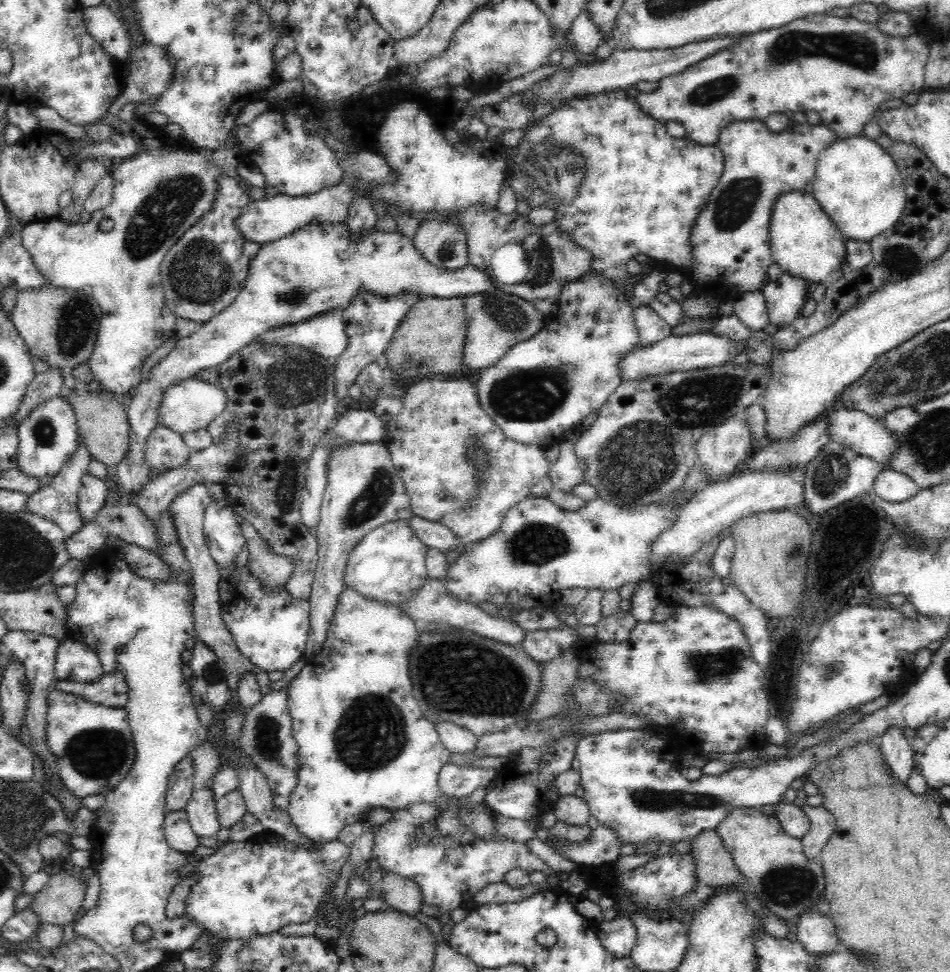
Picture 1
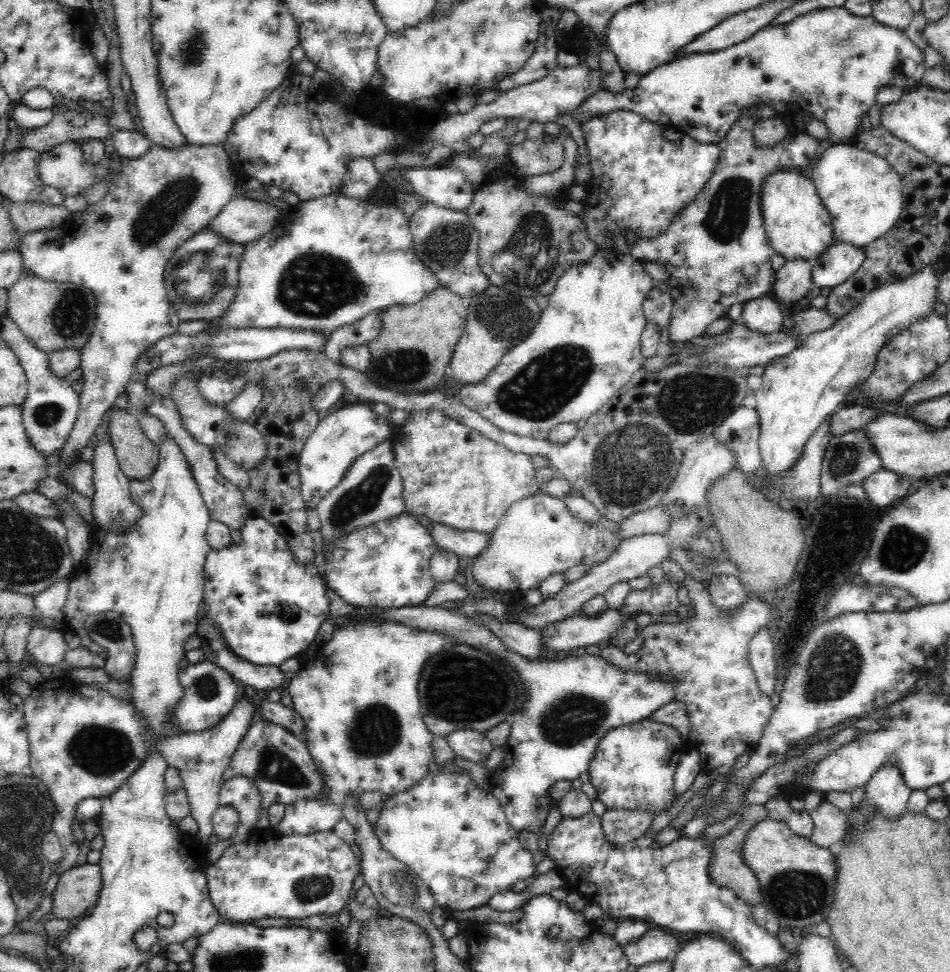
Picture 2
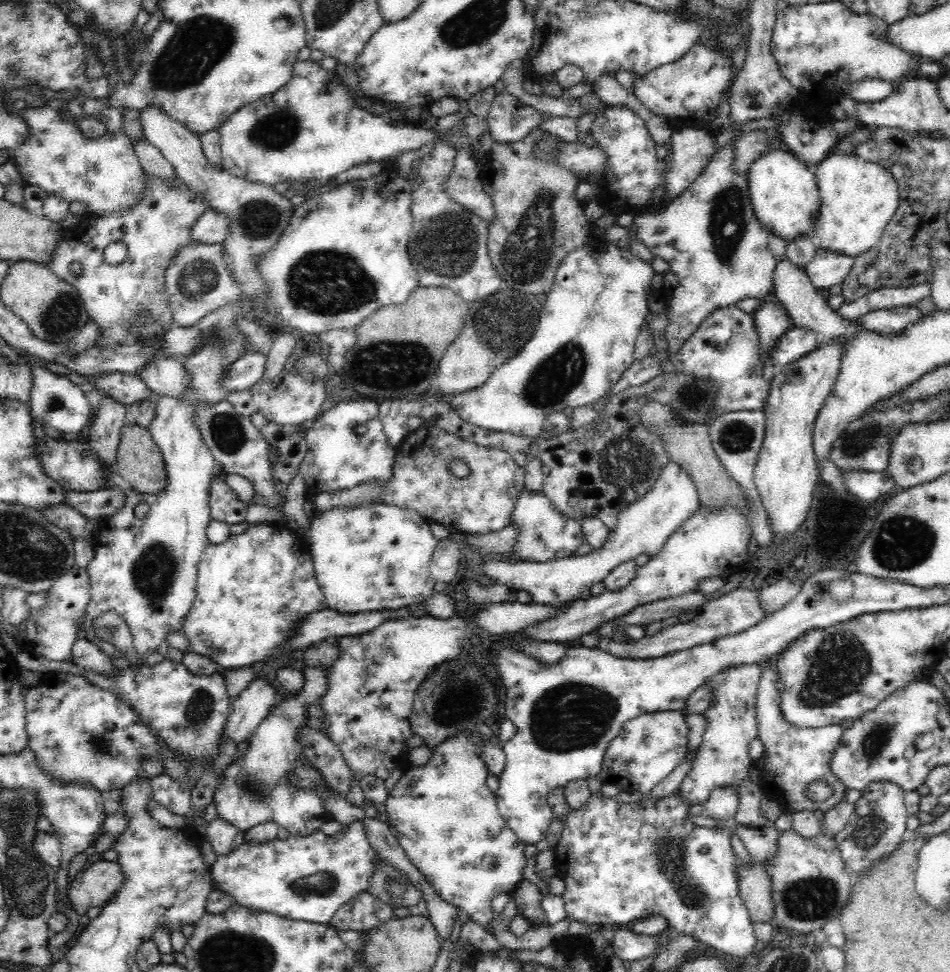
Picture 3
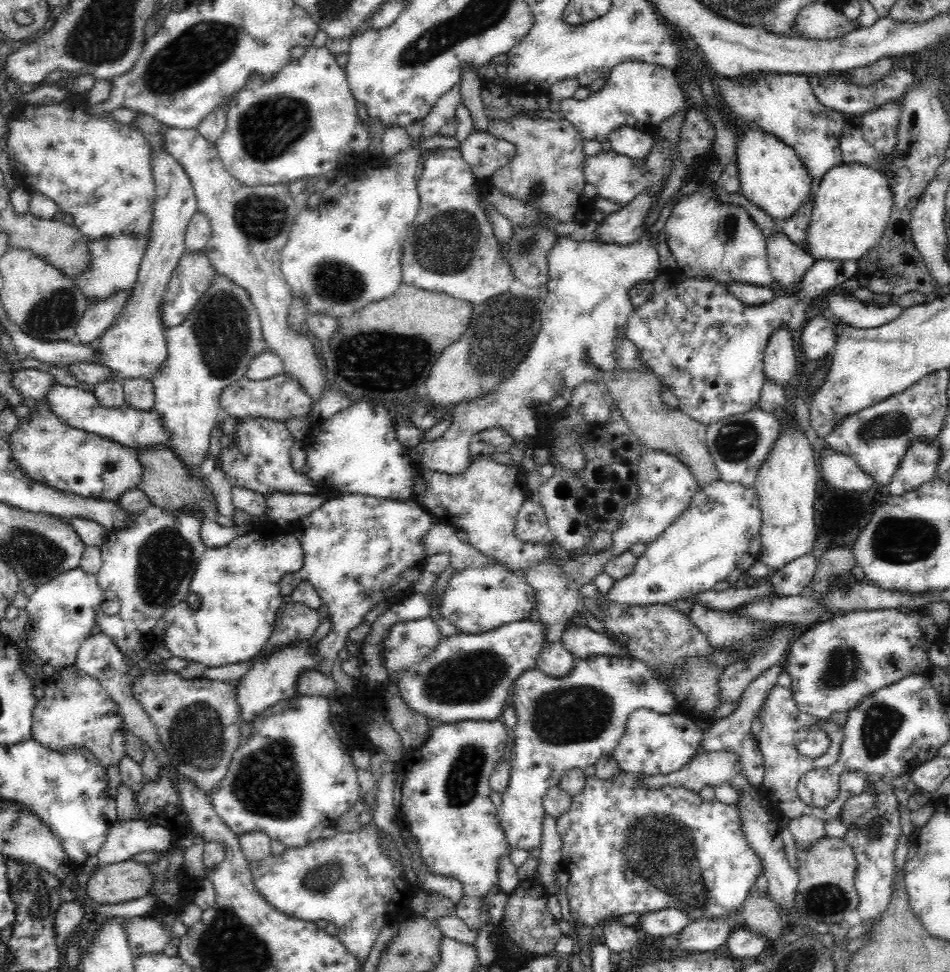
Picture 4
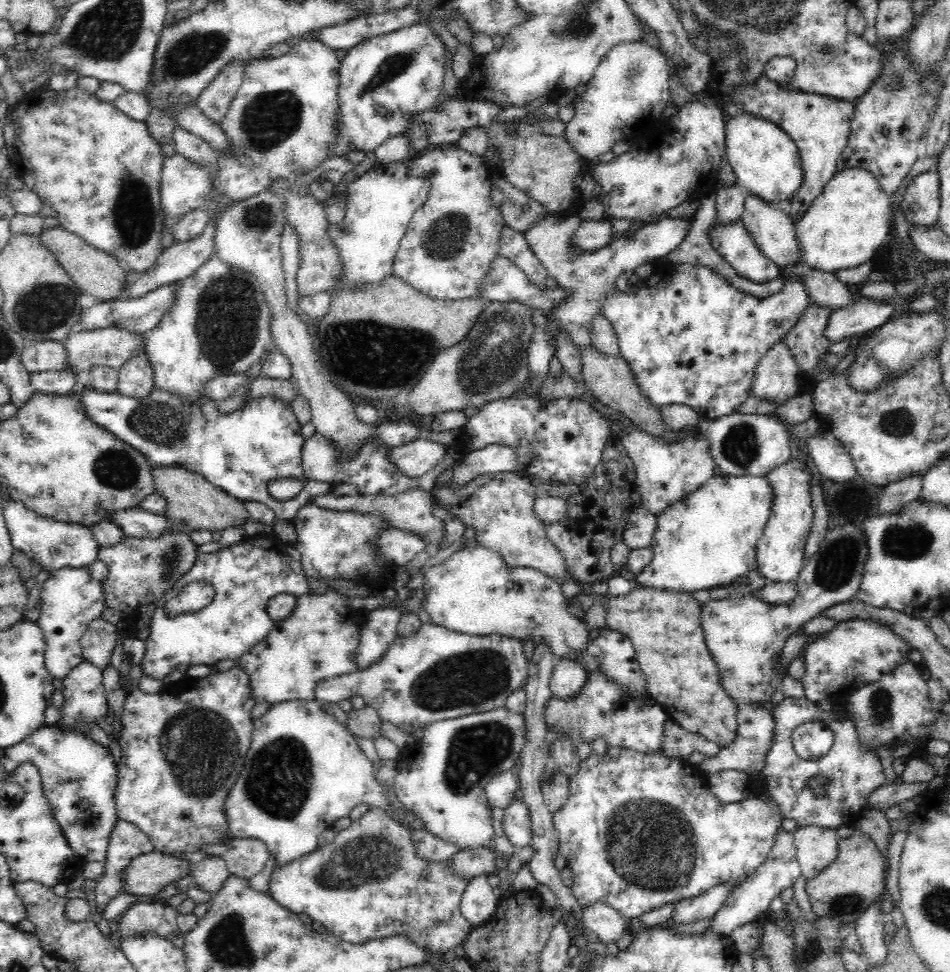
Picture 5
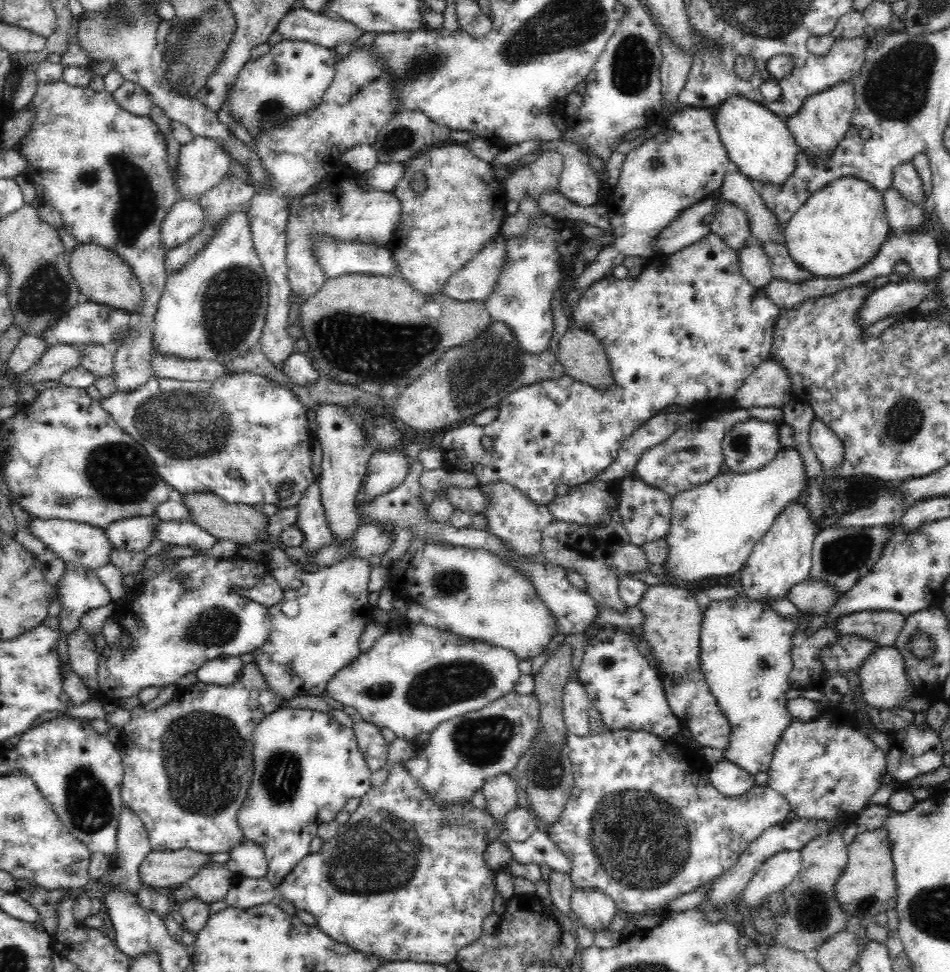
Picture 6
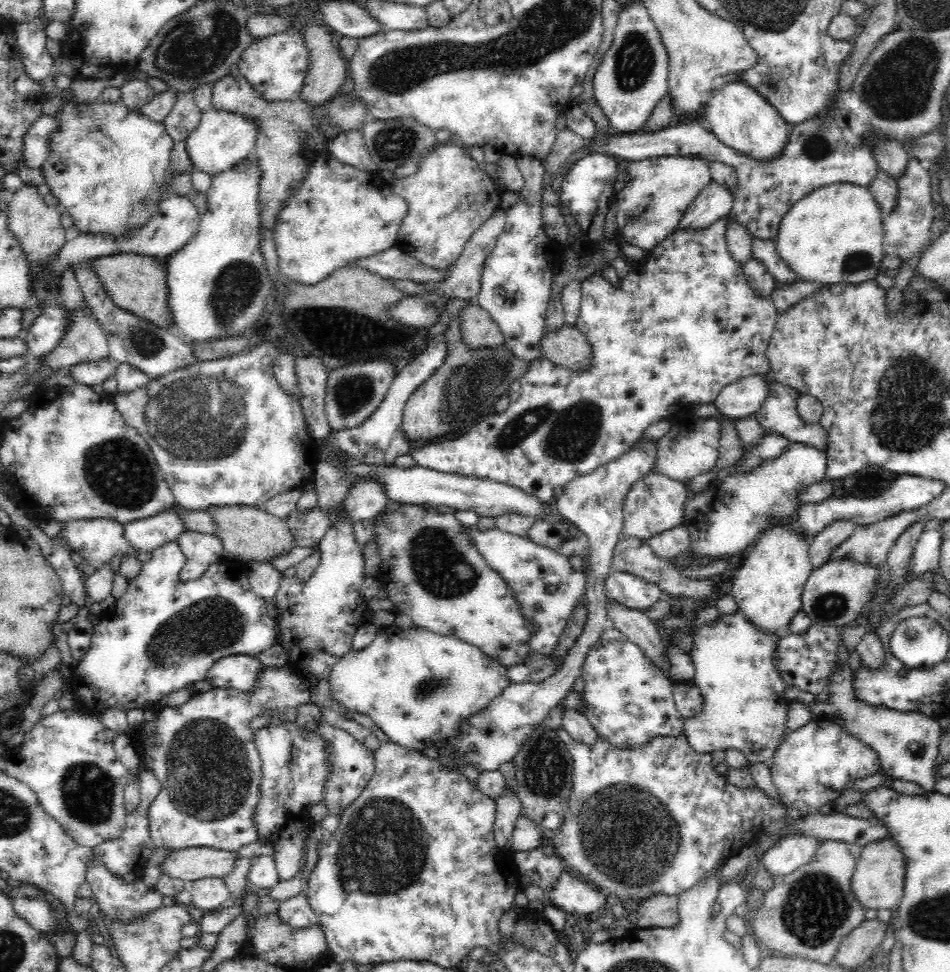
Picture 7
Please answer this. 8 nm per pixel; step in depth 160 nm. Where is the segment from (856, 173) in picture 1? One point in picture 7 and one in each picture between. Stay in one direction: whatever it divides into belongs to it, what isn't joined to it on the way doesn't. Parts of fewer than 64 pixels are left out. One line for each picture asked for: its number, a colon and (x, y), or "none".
2: (863, 194)
3: (858, 199)
4: (851, 208)
5: (846, 225)
6: (840, 227)
7: (834, 235)

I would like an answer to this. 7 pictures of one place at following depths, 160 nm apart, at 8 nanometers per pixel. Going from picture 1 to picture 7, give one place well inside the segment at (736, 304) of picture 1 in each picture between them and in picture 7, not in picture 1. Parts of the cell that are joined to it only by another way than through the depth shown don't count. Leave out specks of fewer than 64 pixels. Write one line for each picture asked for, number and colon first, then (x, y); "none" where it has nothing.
2: (764, 315)
3: (771, 320)
4: (779, 360)
5: (777, 378)
6: (768, 386)
7: (744, 396)

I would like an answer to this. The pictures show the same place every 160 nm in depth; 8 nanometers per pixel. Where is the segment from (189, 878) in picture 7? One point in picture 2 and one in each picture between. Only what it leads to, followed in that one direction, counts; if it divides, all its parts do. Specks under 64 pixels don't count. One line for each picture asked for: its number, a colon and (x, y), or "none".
2: (77, 889)
3: (93, 887)
4: (112, 883)
5: (145, 875)
6: (162, 870)

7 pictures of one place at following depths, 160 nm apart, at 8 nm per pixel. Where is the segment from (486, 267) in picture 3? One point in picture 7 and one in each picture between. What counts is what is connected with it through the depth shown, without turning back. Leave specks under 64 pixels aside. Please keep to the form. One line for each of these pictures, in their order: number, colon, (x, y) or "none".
4: (450, 247)
5: (449, 246)
6: (462, 209)
7: (449, 197)

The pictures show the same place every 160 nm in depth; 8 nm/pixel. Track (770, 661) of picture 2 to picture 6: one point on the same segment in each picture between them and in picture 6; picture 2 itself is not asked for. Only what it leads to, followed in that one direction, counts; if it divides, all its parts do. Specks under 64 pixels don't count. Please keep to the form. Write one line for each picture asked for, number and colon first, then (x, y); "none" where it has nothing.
3: (796, 757)
4: (783, 765)
5: (853, 774)
6: (826, 770)

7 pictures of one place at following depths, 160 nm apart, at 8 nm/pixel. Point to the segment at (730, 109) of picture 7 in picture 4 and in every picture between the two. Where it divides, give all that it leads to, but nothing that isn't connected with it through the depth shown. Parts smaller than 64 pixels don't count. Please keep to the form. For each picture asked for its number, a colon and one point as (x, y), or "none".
4: (772, 177)
5: (766, 162)
6: (757, 141)

